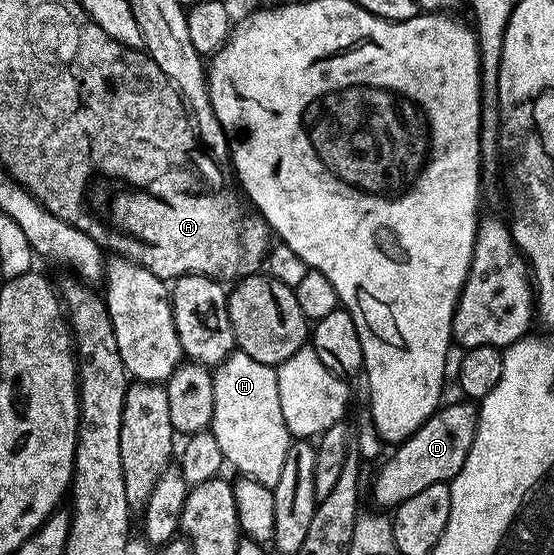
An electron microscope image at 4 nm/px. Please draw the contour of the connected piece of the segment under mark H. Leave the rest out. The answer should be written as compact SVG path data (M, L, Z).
M235 350L223 363L214 367L212 385L215 412L209 430L215 434L226 463L239 470L240 475L273 489L279 482L287 450L293 441L283 420L276 369Z

